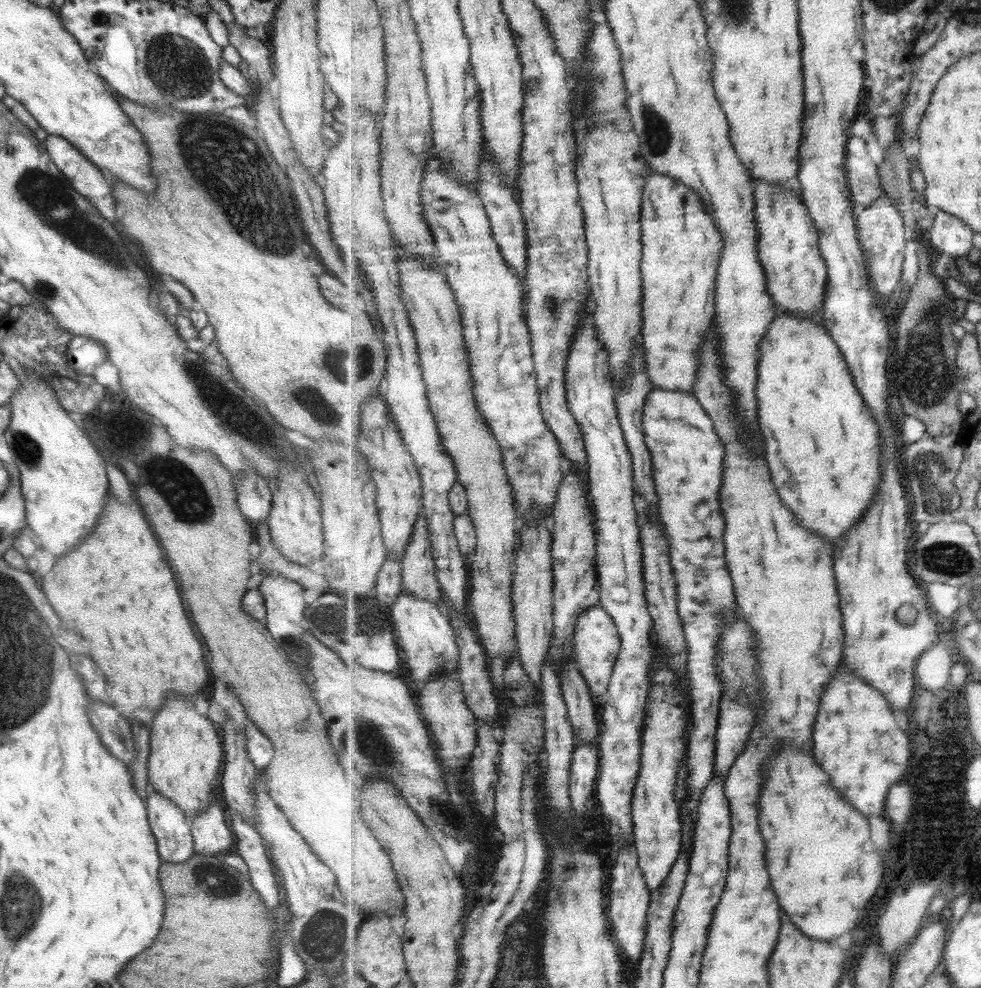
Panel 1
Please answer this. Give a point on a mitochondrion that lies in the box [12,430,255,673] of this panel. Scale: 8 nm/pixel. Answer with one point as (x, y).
(194, 506)

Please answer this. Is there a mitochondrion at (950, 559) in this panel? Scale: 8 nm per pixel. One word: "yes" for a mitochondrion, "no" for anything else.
yes

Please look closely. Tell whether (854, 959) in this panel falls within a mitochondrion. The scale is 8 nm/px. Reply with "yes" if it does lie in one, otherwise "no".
no

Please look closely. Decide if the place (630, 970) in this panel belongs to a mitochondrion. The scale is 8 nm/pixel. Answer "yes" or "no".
no

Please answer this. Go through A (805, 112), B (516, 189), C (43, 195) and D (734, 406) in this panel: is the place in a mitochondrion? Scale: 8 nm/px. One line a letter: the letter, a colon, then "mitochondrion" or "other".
A: other
B: other
C: mitochondrion
D: other

